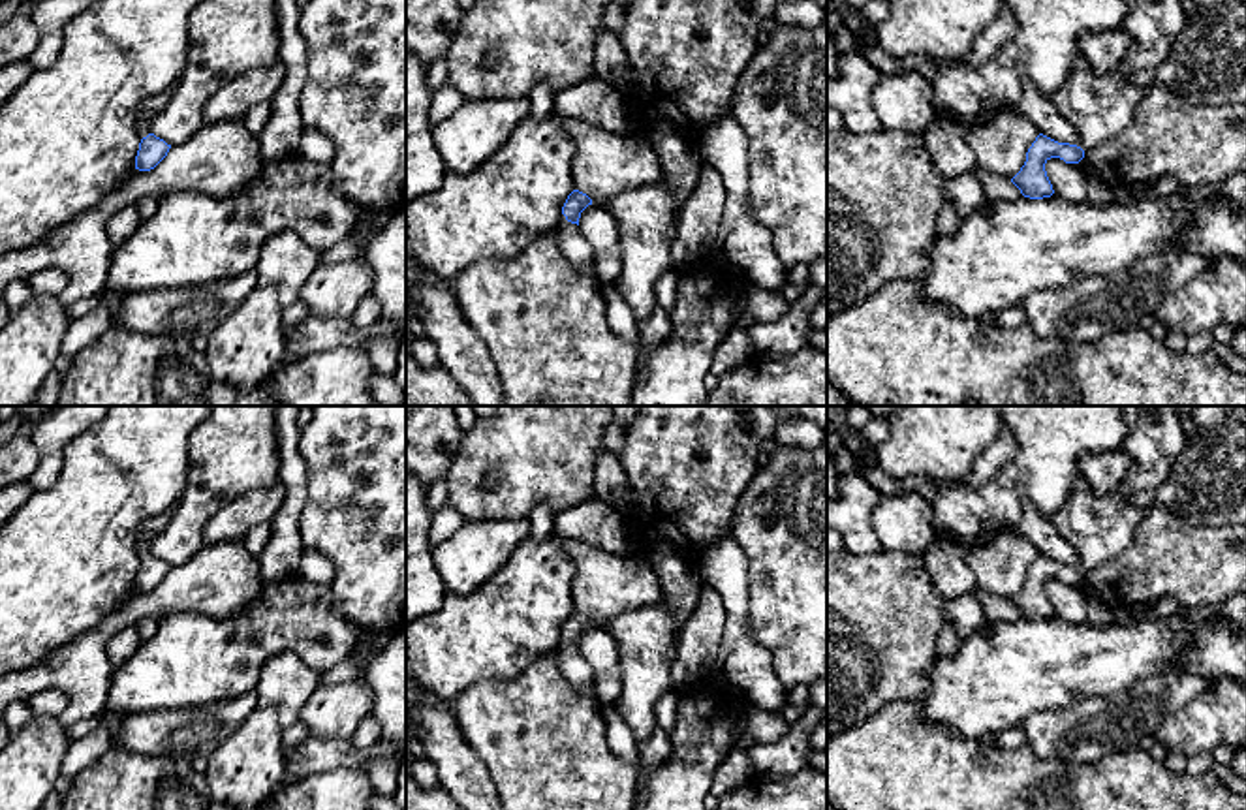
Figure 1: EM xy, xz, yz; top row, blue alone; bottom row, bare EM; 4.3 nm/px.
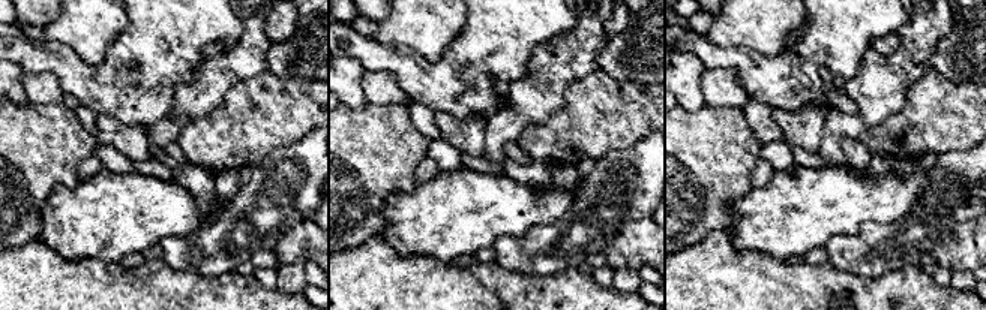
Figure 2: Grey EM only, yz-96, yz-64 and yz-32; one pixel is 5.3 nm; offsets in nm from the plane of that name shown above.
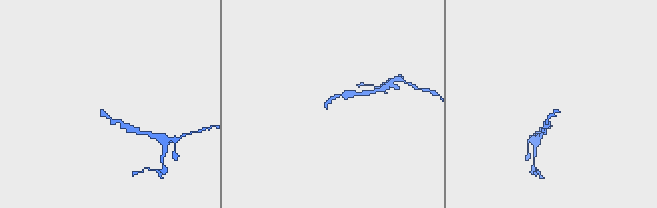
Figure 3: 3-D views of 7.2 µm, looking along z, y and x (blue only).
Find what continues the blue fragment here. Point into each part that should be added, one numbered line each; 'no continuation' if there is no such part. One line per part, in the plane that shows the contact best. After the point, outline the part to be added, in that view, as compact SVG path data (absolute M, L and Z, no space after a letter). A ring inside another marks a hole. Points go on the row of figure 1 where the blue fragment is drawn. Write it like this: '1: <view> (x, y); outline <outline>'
1: xz (577, 250); outline M562 214L554 231L558 235L560 252L571 265L579 271L588 271L596 265L594 248L577 224L568 222Z

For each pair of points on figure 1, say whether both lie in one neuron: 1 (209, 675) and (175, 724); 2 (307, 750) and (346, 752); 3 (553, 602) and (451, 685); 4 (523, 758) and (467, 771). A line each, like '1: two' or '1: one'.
1: two
2: one
3: one
4: two

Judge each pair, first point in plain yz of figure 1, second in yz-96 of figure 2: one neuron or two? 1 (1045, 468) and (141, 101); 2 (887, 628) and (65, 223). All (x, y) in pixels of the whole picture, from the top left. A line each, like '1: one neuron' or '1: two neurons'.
1: one neuron
2: two neurons

